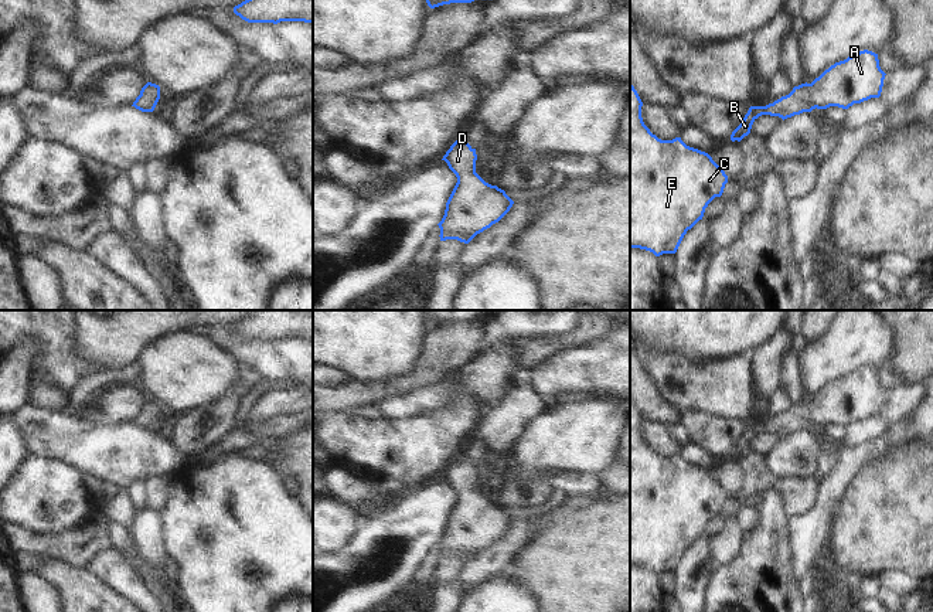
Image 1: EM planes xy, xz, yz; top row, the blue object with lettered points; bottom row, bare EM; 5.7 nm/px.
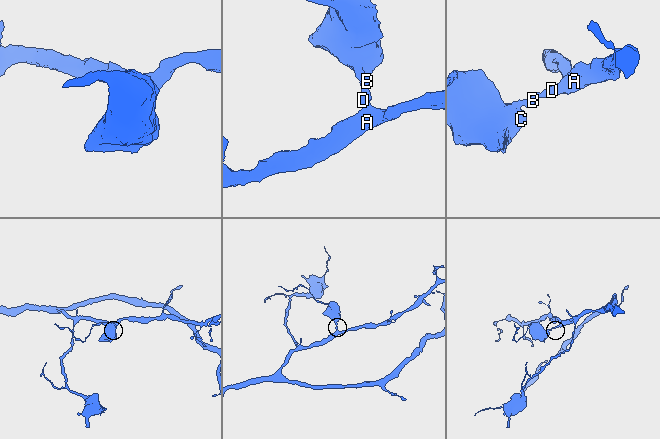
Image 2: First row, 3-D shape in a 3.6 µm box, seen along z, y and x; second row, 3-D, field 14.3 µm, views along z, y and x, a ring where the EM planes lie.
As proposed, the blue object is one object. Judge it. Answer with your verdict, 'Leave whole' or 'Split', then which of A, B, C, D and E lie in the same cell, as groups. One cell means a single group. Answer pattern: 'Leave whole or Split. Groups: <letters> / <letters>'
Leave whole. Groups: A B C D E.

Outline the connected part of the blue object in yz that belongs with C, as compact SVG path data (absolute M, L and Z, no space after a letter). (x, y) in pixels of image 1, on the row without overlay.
M630 400L630 565L660 574L677 570L708 521L722 513L728 493L708 470L687 463L681 455L661 458L653 452L643 439L641 424Z

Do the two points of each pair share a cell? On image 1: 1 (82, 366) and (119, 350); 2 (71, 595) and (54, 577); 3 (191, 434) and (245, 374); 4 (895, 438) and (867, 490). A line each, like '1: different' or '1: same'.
1: different
2: same
3: same
4: different

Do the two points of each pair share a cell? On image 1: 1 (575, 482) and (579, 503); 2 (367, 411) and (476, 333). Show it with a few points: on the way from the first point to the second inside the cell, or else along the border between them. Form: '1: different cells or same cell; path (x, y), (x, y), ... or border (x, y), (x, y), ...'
1: different cells; border (568, 495), (589, 495), (595, 500)
2: different cells; border (370, 404), (344, 411)

